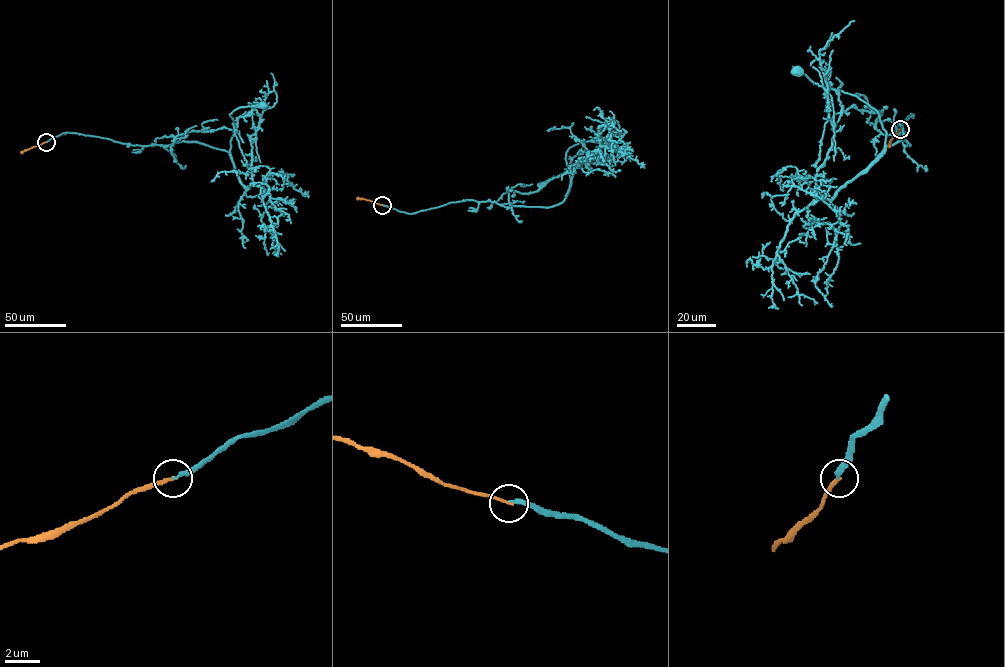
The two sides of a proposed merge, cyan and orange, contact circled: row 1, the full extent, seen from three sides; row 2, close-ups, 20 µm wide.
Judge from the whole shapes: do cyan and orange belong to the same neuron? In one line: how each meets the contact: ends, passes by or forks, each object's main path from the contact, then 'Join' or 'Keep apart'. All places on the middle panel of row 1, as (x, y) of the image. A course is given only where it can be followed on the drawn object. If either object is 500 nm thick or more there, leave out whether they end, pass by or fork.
At the ring cyan ends. At the ring orange ends. Course of cyan: (382, 205), (409, 213), (467, 199), (549, 207), (569, 192), (567, 150), (599, 140). Course of orange: (382, 205), (357, 197). Keep apart

